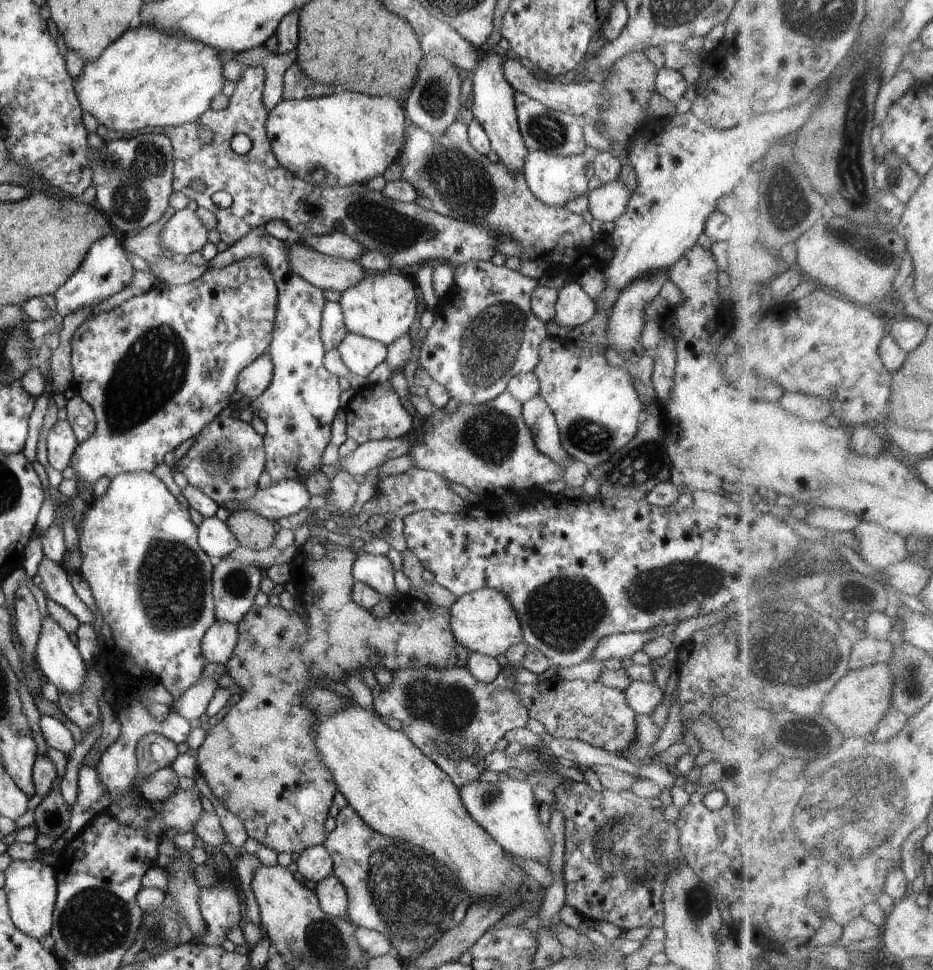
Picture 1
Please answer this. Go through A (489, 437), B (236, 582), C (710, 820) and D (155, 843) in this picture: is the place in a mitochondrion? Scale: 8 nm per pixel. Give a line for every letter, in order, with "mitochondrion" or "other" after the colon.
A: mitochondrion
B: mitochondrion
C: other
D: other

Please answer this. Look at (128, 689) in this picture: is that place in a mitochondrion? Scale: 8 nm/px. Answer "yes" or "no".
no

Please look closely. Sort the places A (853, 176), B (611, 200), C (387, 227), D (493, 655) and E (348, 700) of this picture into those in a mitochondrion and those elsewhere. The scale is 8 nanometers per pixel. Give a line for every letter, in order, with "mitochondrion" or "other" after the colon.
A: mitochondrion
B: other
C: mitochondrion
D: other
E: other

